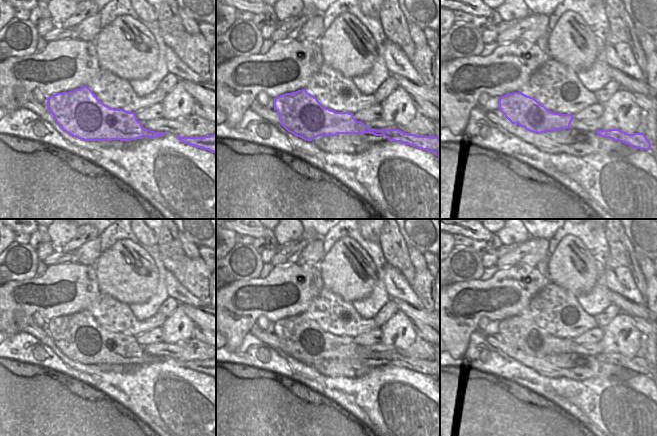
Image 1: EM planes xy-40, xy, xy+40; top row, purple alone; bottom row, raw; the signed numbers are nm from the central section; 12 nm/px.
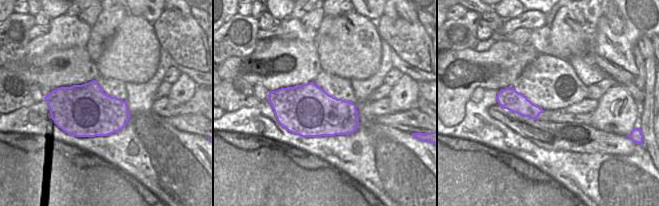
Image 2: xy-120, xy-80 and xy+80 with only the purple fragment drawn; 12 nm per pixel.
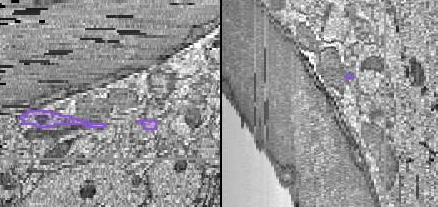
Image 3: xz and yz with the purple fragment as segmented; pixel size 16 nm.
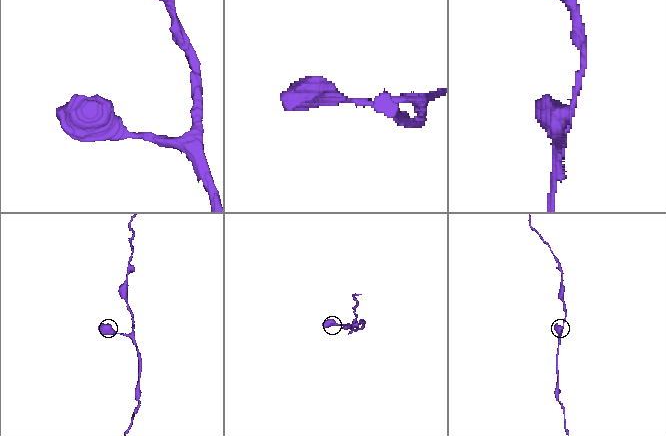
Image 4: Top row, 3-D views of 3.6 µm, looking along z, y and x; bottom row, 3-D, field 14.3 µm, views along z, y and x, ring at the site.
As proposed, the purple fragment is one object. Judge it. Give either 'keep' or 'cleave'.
keep

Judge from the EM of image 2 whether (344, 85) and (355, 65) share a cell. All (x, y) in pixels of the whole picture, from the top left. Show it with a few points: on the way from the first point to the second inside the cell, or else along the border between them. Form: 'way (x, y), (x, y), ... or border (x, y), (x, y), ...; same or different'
border (325, 71), (350, 80); different

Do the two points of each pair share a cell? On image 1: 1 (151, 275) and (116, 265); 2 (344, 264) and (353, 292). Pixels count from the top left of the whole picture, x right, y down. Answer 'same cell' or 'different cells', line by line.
1: same cell
2: same cell

